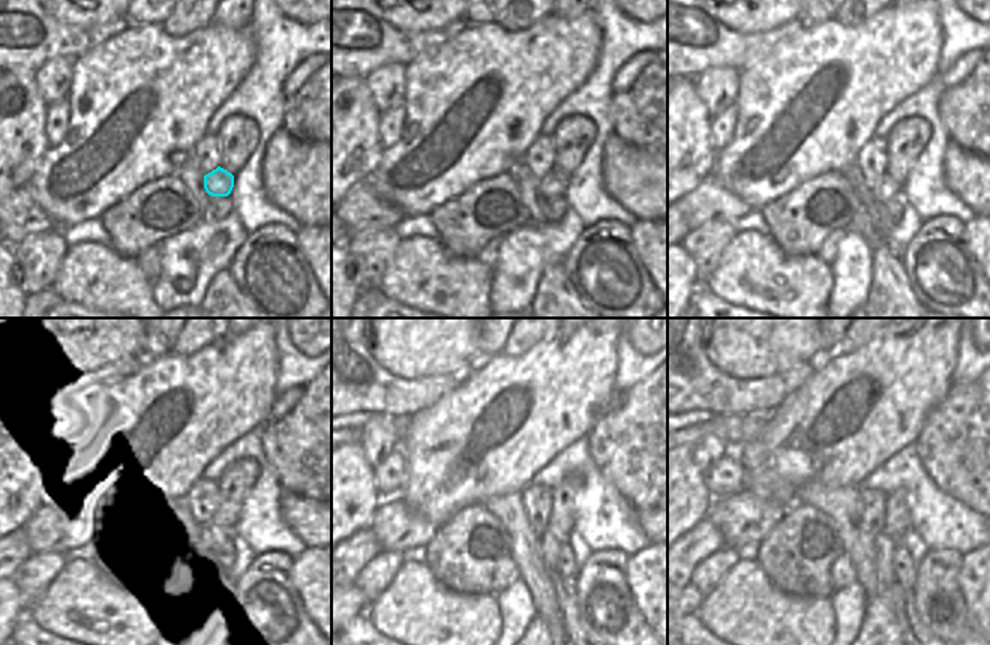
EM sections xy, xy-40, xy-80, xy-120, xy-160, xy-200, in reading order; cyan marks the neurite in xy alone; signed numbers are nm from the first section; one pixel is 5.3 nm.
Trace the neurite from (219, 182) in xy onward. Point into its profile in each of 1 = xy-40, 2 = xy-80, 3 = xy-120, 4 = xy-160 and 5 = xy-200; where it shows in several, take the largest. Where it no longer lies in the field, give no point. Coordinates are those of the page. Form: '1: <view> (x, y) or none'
1: xy-40 (552, 185)
2: xy-80 (888, 189)
3: xy-120 (215, 533)
4: xy-160 (549, 546)
5: xy-200 (882, 623)

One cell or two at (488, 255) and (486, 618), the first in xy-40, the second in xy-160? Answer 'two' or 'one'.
two

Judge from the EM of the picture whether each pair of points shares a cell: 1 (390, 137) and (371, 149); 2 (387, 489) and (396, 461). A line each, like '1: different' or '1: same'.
1: different
2: same

